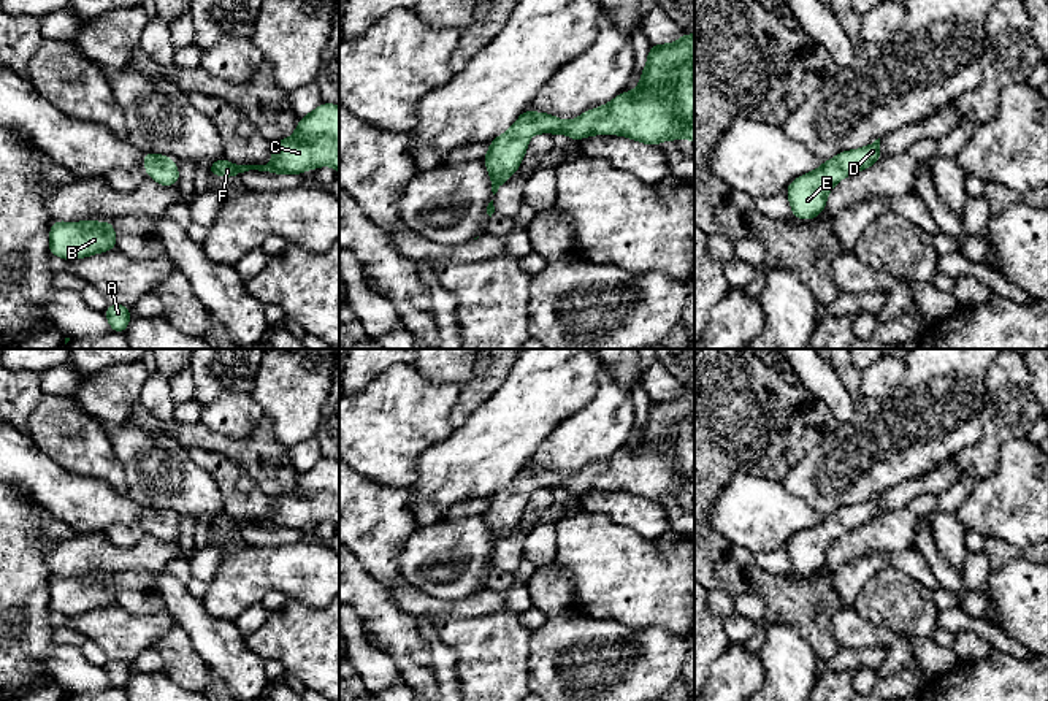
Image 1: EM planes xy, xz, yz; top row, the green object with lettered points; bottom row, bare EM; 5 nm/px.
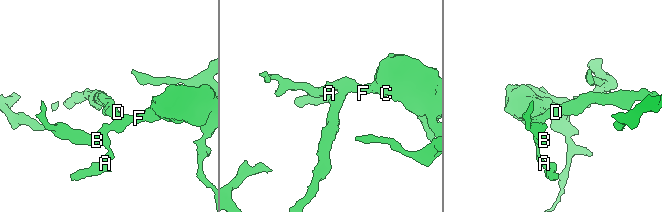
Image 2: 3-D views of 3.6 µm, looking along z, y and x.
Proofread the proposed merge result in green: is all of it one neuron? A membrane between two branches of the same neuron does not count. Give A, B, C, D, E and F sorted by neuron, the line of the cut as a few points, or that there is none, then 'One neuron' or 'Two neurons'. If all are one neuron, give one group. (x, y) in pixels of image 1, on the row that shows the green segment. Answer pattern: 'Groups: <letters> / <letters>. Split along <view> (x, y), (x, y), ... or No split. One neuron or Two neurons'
Groups: A B C D E F. No split. One neuron

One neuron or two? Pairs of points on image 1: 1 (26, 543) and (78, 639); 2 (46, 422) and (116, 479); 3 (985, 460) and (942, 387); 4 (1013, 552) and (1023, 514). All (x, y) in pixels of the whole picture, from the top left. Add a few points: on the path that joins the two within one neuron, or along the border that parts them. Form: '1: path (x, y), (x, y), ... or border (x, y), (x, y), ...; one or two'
1: border (53, 628), (53, 639), (56, 643), (80, 647); two
2: path (64, 430), (99, 462); one
3: border (982, 406), (983, 436), (952, 457); two
4: border (985, 538), (1002, 538), (1013, 544), (1031, 543); two

